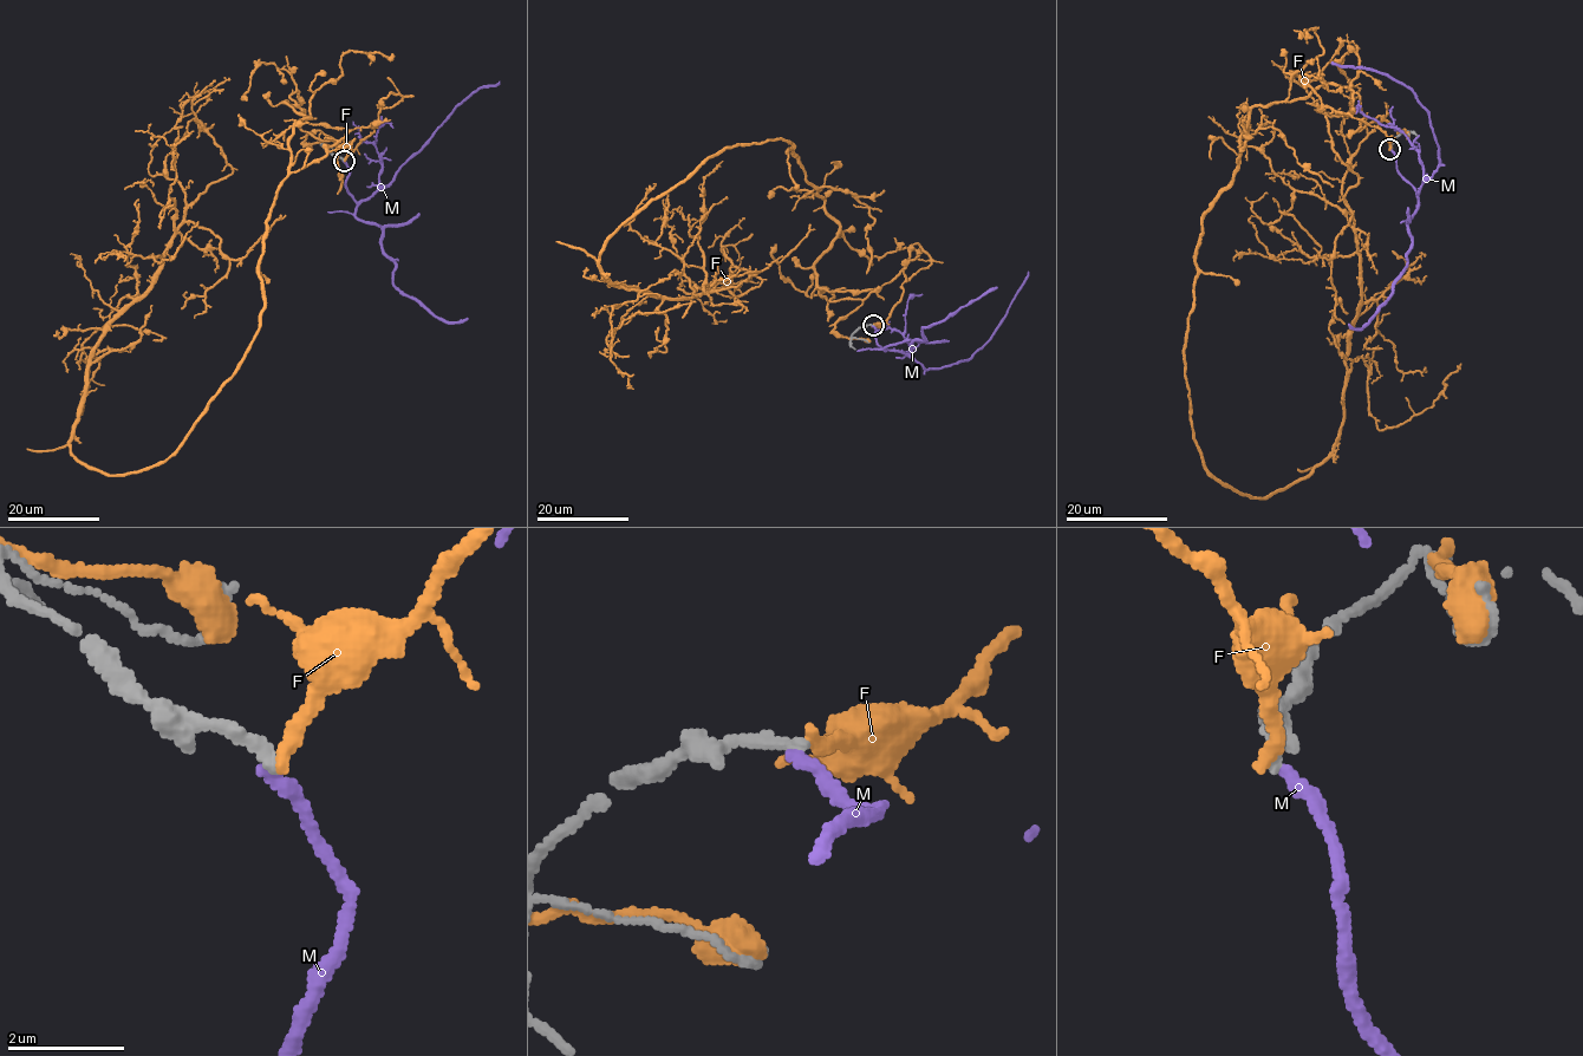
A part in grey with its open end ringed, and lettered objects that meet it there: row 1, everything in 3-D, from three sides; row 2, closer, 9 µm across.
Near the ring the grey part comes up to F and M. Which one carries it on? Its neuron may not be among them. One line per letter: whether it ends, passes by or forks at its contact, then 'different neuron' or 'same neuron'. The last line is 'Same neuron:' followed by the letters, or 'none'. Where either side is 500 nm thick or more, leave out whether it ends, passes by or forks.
F: it ends | different neuron
M: it ends | different neuron
Same neuron: none

